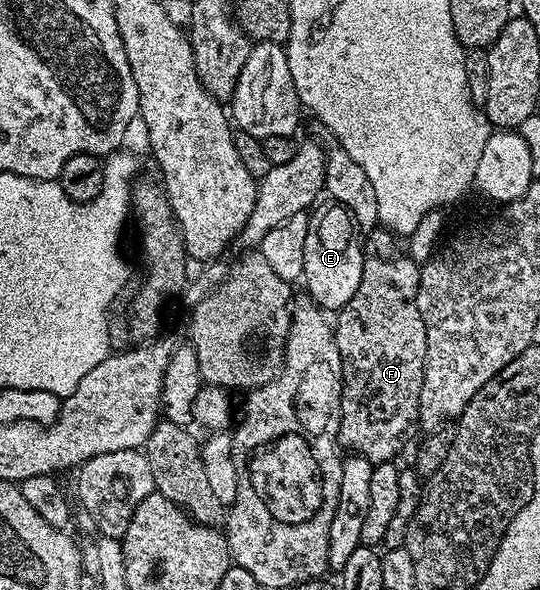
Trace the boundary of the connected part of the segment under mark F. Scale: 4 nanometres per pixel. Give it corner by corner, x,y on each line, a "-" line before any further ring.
376,227
366,234
365,252
363,254
363,282
361,287
357,287
357,295
349,299
345,308
338,310
339,322
334,322
335,342
341,355
343,364
343,390
341,391
341,407
339,408
339,443
344,450
352,454
364,457
366,461
378,463
380,461
394,462
395,456
407,445
407,440
411,437
411,432
416,432
419,424
419,396
423,386
423,368
427,358
427,340
425,339
425,327
419,314
419,309
415,305
415,296
419,290
419,270
420,266
412,261
410,256
401,248
400,242
386,228

